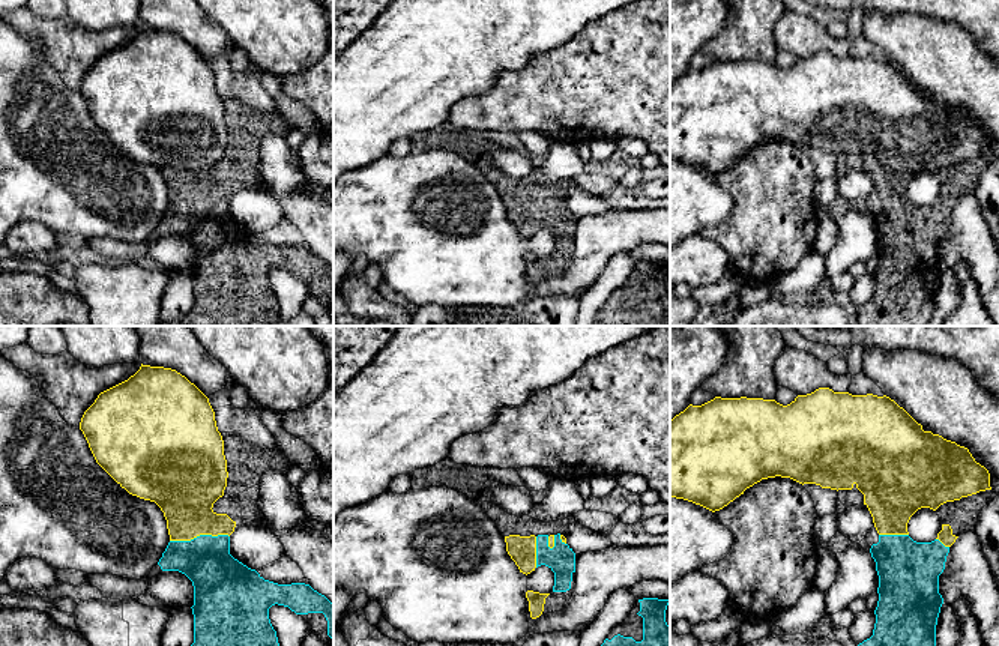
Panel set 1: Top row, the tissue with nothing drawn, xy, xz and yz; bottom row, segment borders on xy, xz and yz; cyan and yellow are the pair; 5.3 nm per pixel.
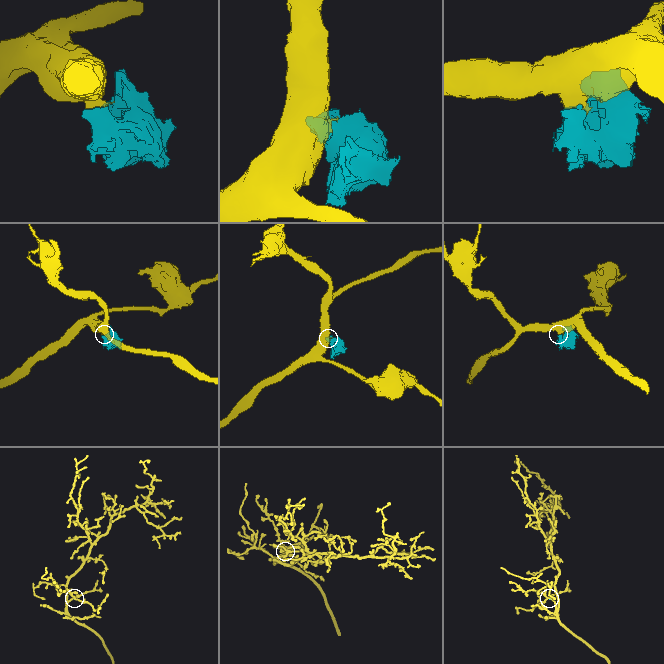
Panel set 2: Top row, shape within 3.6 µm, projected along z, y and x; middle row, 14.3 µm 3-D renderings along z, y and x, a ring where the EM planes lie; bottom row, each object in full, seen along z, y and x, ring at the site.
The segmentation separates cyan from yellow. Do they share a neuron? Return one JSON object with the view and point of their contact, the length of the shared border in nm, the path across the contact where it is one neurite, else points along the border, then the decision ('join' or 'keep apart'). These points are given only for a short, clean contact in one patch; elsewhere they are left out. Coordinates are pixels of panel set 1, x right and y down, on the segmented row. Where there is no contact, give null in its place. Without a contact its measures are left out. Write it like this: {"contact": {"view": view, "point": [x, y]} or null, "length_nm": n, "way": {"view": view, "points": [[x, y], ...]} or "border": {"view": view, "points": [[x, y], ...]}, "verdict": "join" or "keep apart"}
{"contact": {"view": "xy", "point": [200, 535]}, "length_nm": 320, "way": {"view": "xy", "points": [[217, 577], [200, 550], [200, 535], [191, 523], [185, 492]]}, "verdict": "join"}

